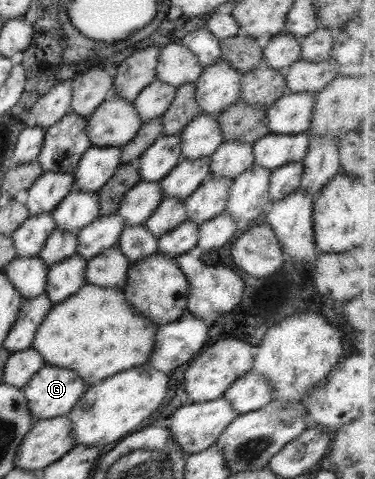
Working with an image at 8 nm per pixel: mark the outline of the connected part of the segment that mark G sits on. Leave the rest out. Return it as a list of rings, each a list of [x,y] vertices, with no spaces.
[[[44,364],[23,385],[21,392],[35,422],[67,414],[85,388],[84,379],[72,369]]]

